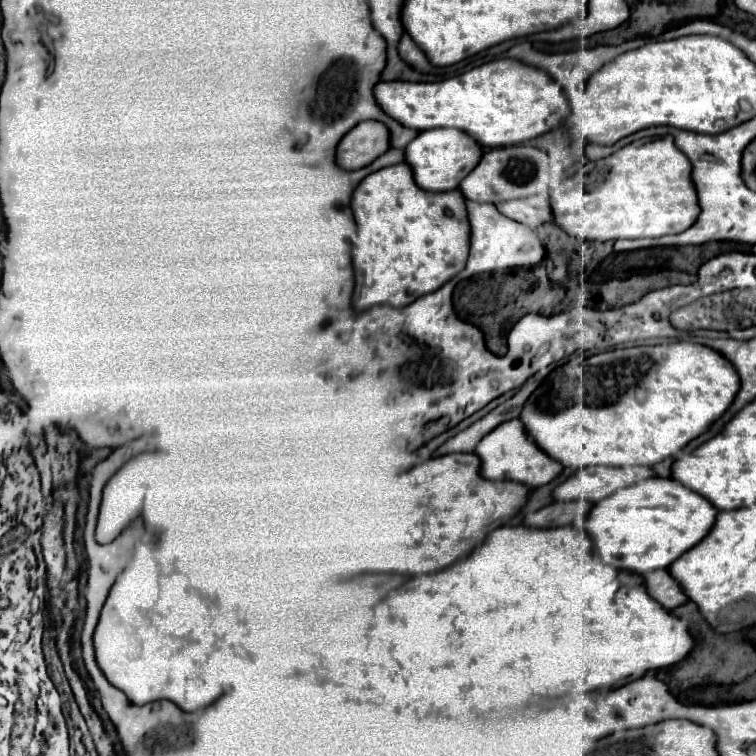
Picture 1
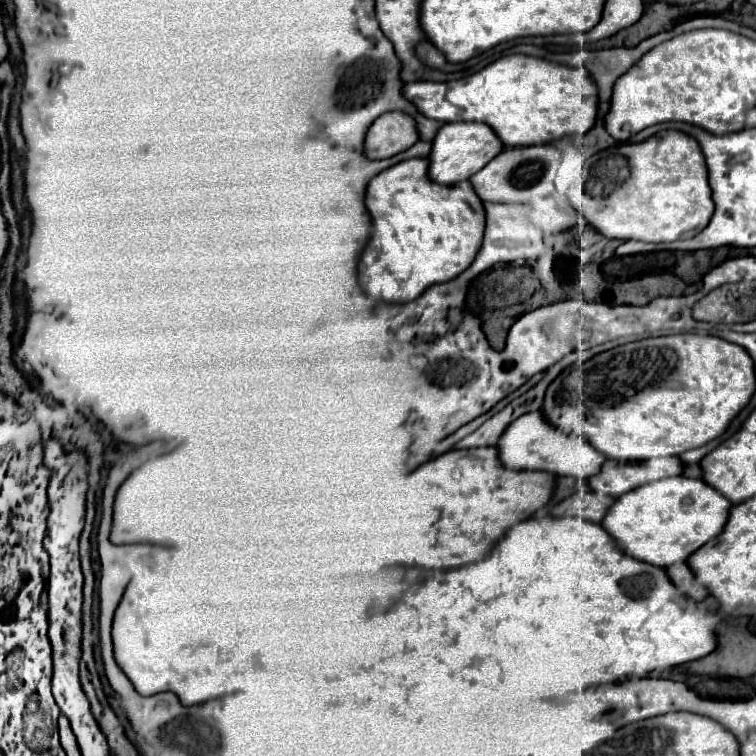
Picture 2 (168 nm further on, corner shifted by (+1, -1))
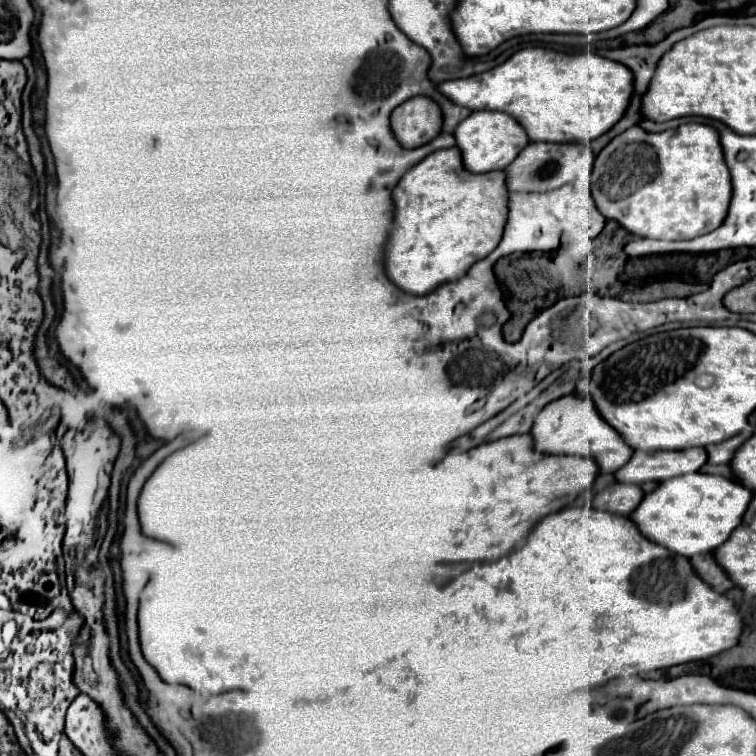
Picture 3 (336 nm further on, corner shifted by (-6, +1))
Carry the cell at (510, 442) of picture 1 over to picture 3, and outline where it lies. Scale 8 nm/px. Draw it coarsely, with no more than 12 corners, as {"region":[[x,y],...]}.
{"region":[[594,401],[548,403],[530,431],[552,455],[594,457],[618,471],[632,447]]}

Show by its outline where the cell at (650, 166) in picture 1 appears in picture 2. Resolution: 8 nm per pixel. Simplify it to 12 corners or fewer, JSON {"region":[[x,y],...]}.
{"region":[[681,131],[587,159],[569,201],[607,239],[677,241],[713,215]]}

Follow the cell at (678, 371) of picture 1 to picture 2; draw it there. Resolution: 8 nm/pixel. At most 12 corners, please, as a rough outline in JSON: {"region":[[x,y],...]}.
{"region":[[681,333],[563,369],[541,413],[607,459],[717,439],[745,349]]}

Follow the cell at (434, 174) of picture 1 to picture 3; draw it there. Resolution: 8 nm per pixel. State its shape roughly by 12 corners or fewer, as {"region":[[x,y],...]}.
{"region":[[472,111],[454,131],[464,167],[508,167],[530,143],[500,111]]}

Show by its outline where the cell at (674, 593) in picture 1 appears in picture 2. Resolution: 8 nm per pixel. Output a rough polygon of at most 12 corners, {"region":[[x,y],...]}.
{"region":[[673,563],[665,569],[673,585],[693,601],[709,593],[697,583],[687,563]]}

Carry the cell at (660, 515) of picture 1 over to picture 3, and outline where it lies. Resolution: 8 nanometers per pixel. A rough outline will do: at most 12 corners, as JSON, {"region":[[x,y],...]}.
{"region":[[722,475],[660,483],[630,517],[684,557],[712,553],[752,491]]}

